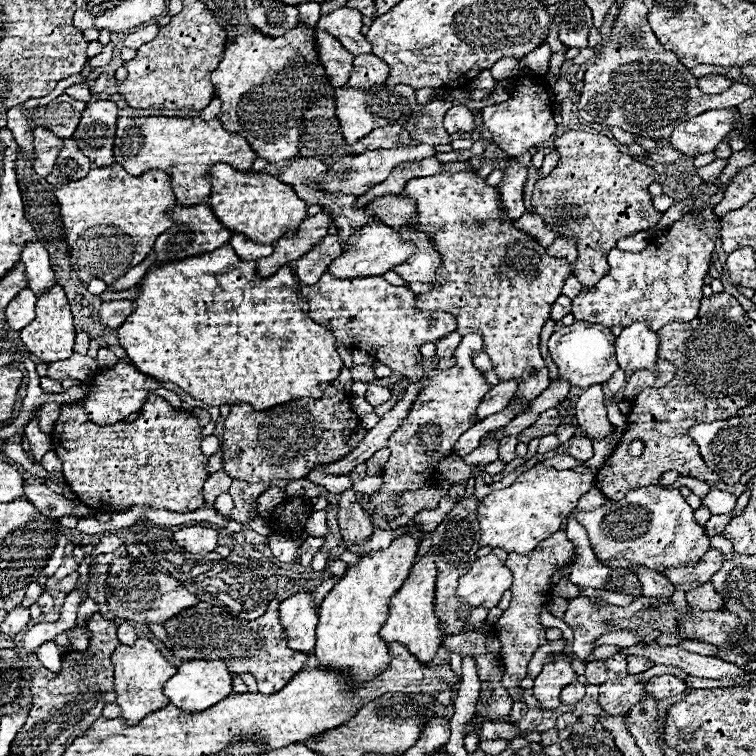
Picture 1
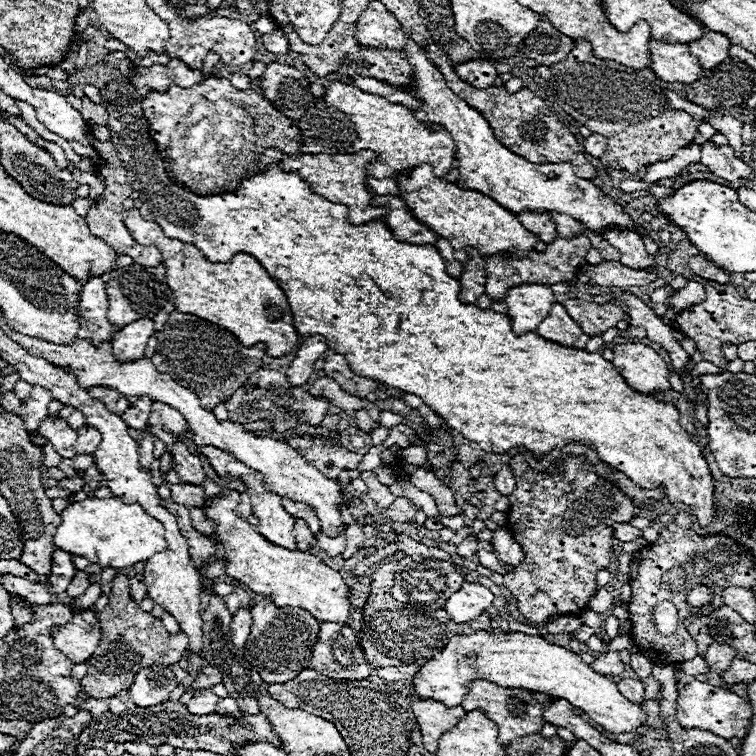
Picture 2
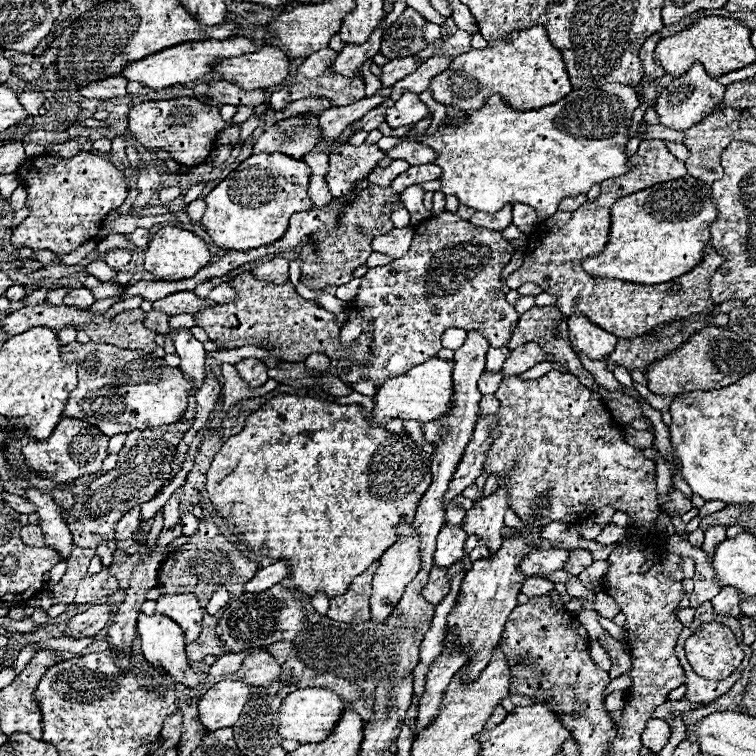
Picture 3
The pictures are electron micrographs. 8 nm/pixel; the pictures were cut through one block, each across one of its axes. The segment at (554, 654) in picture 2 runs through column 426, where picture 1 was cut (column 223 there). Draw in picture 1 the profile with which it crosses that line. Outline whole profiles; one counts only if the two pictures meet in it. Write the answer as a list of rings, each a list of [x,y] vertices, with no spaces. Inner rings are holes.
[[[188,660],[178,666],[178,672],[164,684],[164,694],[170,702],[186,712],[206,710],[208,706],[218,704],[222,698],[232,694],[232,674],[226,664],[220,660]]]

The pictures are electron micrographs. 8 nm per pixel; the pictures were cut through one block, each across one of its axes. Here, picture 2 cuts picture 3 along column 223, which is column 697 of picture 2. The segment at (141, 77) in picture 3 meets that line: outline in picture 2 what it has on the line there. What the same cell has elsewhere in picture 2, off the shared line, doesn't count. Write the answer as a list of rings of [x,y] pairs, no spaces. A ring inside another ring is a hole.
[[[706,30],[706,34],[700,40],[690,42],[688,48],[690,48],[690,54],[698,58],[704,70],[718,66],[730,56],[730,40],[724,34],[710,32],[710,30]]]

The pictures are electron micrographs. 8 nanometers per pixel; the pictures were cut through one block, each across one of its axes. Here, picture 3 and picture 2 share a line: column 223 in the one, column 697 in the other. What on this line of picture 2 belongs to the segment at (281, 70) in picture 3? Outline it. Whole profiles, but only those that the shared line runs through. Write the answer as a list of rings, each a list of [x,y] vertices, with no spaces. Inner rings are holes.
[[[658,40],[648,42],[650,50],[650,68],[664,82],[682,82],[690,84],[700,78],[700,64],[688,52],[686,44],[664,44]]]

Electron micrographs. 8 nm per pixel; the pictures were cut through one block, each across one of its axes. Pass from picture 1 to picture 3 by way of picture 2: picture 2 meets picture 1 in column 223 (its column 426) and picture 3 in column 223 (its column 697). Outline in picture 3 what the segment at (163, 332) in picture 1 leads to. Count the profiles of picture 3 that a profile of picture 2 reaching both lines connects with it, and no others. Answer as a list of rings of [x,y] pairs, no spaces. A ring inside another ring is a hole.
[[[276,394],[272,400],[262,404],[256,412],[252,412],[246,418],[246,424],[240,434],[230,436],[222,444],[220,452],[214,456],[212,466],[206,474],[206,478],[208,478],[206,490],[208,490],[208,498],[218,508],[218,514],[238,528],[238,534],[242,534],[240,540],[250,550],[268,554],[270,558],[276,558],[276,560],[286,558],[292,568],[294,586],[300,592],[304,592],[306,596],[314,596],[318,590],[324,590],[328,594],[328,598],[332,598],[336,594],[344,594],[348,590],[350,582],[358,574],[362,574],[362,570],[366,570],[366,566],[370,566],[370,562],[378,560],[396,542],[396,538],[402,534],[402,526],[408,526],[414,520],[418,500],[422,498],[422,494],[426,492],[426,488],[432,482],[430,460],[432,458],[426,452],[422,452],[422,448],[418,448],[418,444],[408,434],[392,434],[390,430],[370,426],[370,420],[362,412],[360,404],[340,406],[340,404],[332,404],[332,402],[326,402],[320,398],[310,398],[310,396]]]

